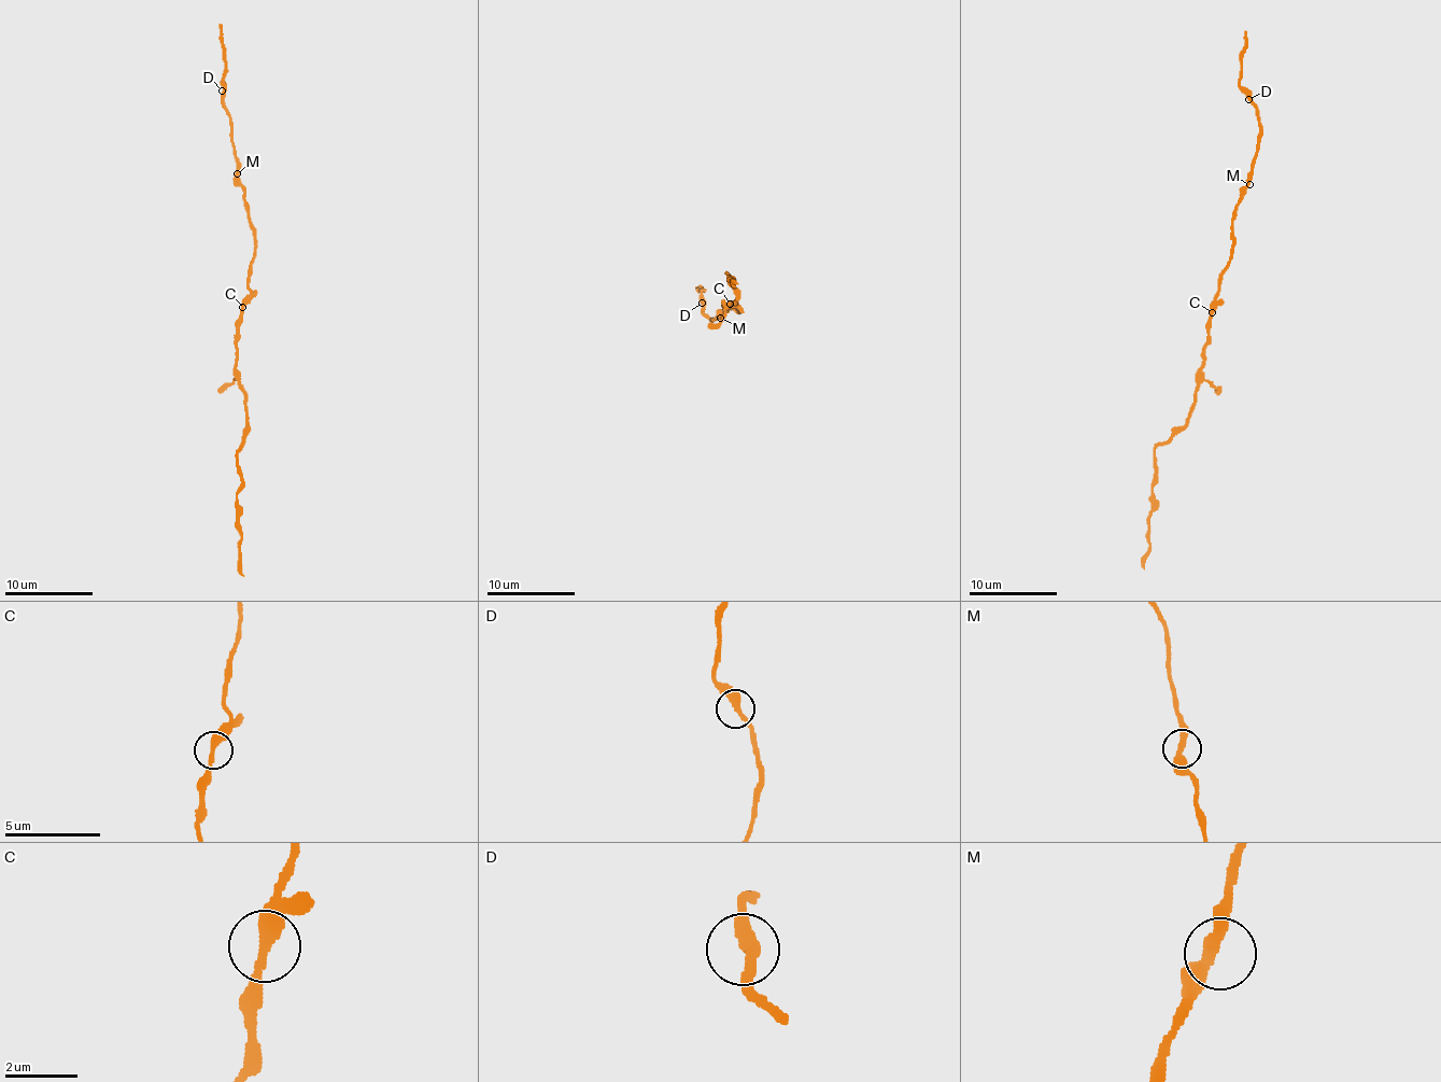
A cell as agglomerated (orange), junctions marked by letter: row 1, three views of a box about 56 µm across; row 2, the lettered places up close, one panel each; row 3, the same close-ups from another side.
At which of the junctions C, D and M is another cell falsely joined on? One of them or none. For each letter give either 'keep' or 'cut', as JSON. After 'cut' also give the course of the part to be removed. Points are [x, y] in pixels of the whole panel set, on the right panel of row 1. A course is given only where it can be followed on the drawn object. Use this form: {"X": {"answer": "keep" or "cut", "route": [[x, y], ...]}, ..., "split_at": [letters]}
{"C": {"answer": "keep"}, "D": {"answer": "keep"}, "M": {"answer": "keep"}, "split_at": []}

